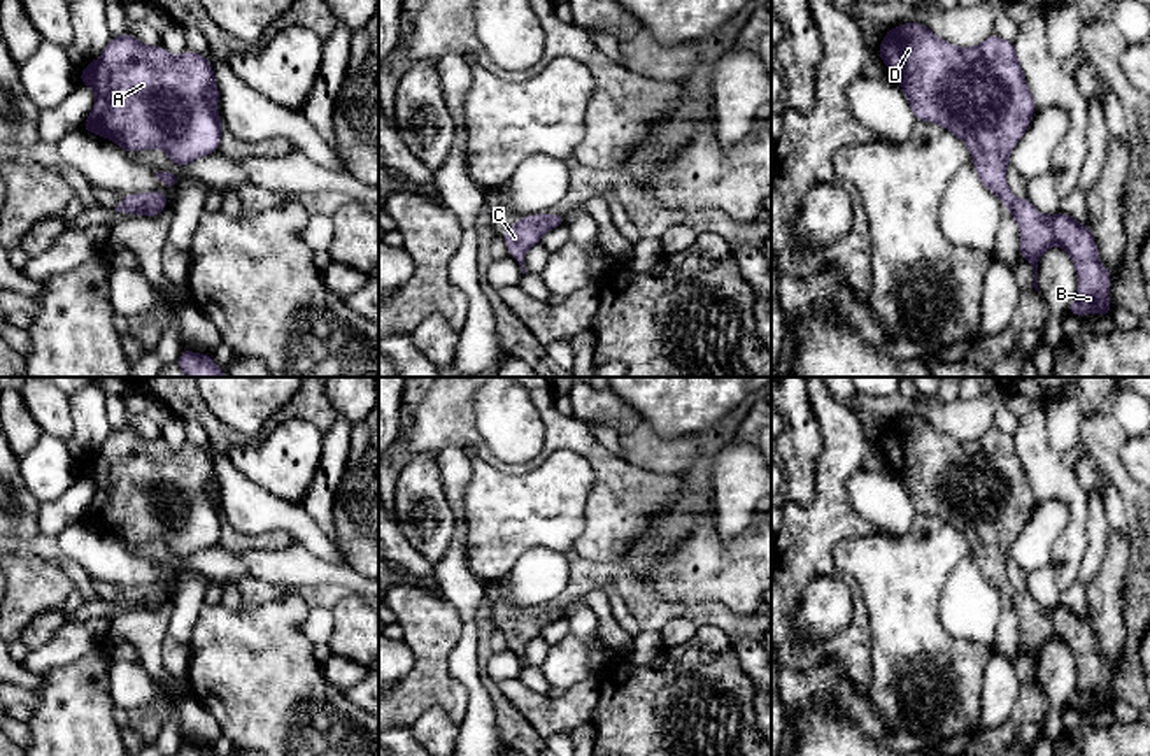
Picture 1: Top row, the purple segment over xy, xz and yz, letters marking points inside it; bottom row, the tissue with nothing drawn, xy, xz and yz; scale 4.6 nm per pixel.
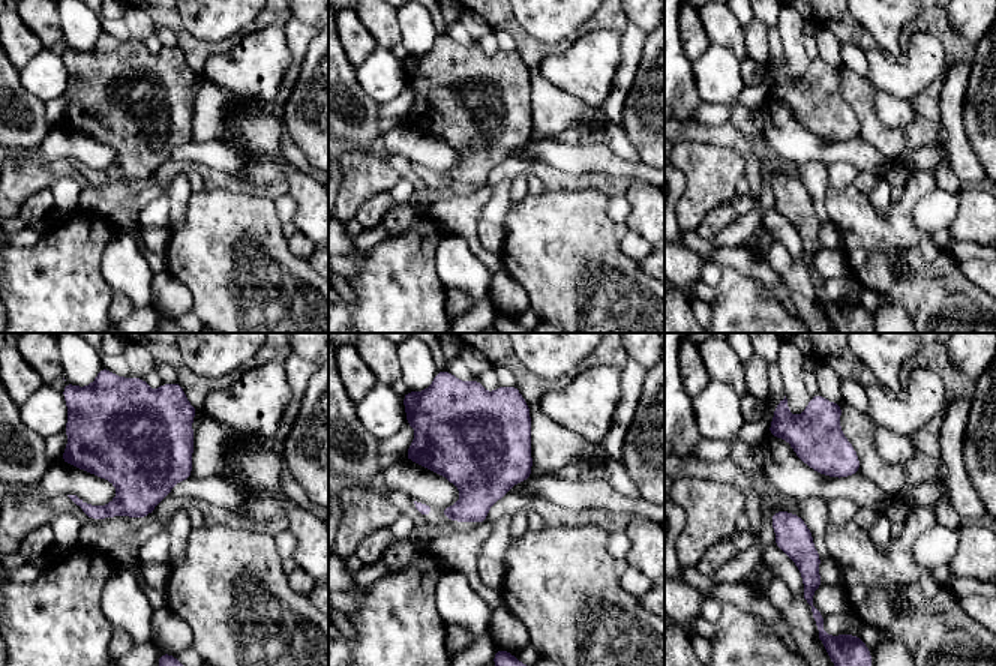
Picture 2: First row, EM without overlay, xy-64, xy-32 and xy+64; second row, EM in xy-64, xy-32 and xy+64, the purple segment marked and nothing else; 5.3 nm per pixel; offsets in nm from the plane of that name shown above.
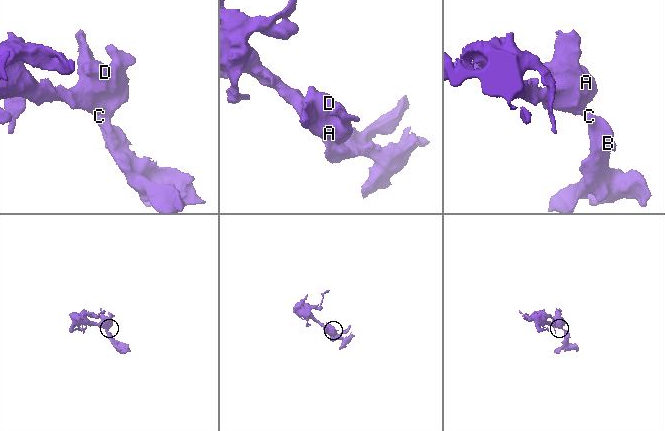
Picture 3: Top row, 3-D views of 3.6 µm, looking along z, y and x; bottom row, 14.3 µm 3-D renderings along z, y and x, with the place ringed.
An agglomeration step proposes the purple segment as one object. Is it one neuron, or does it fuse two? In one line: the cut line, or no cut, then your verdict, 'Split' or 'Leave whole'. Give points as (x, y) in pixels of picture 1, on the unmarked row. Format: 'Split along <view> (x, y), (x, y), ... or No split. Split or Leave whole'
No split. Leave whole

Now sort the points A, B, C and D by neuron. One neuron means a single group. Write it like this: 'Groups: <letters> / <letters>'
Groups: A B C D

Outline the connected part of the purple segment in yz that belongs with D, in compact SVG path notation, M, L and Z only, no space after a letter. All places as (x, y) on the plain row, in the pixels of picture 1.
M903 416L889 421L877 447L891 468L901 477L917 514L938 516L957 528L975 554L976 568L1015 610L1020 623L1020 649L1034 661L1033 681L1038 681L1038 656L1052 638L1062 640L1075 656L1078 682L1068 707L1106 709L1113 698L1108 693L1110 665L1099 653L1099 644L1089 619L1069 607L1041 607L1029 591L1015 591L1008 581L1006 563L1010 547L1031 517L1036 505L1034 489L1019 456L1015 437L990 428L975 440L957 440L920 416Z

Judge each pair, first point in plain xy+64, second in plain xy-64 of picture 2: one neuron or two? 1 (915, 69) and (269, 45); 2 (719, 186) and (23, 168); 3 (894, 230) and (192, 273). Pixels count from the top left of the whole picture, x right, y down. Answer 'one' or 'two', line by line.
1: one
2: one
3: one

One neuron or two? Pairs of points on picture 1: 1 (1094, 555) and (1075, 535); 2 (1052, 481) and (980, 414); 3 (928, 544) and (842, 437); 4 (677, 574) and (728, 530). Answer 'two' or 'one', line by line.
1: two
2: two
3: two
4: two

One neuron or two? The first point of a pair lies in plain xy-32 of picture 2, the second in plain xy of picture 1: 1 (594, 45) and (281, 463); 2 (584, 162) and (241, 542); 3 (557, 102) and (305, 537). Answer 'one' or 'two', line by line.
1: one
2: two
3: one

